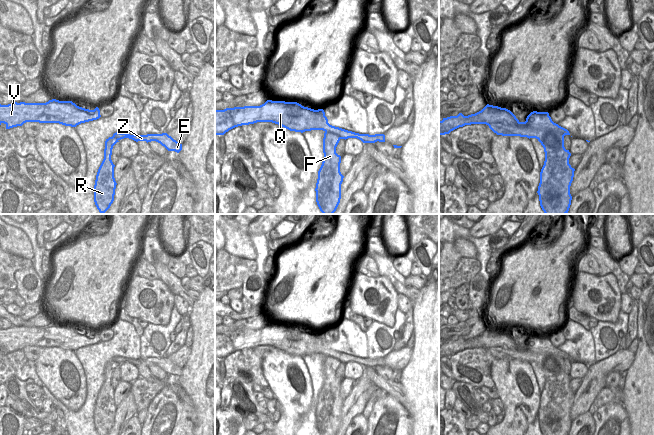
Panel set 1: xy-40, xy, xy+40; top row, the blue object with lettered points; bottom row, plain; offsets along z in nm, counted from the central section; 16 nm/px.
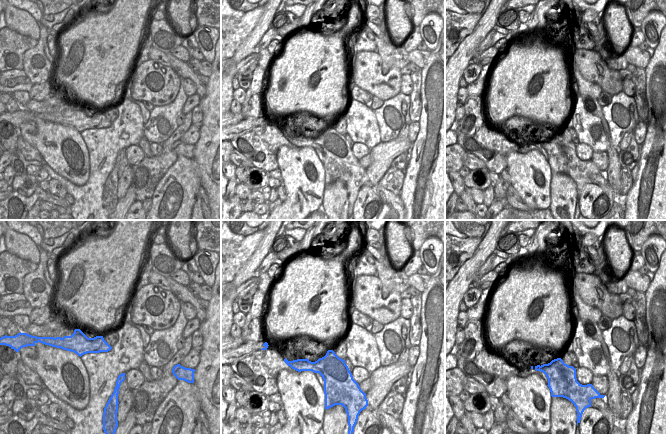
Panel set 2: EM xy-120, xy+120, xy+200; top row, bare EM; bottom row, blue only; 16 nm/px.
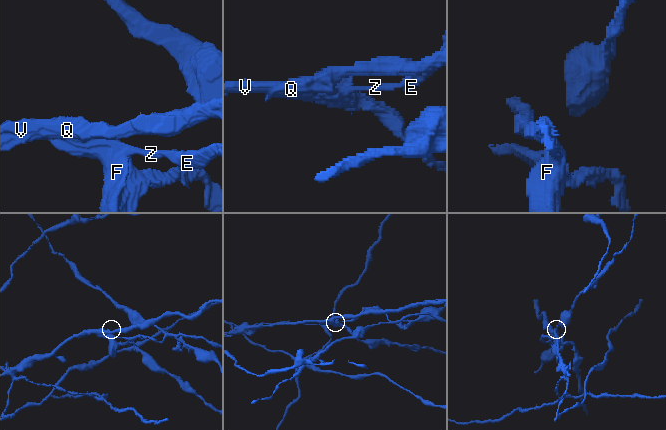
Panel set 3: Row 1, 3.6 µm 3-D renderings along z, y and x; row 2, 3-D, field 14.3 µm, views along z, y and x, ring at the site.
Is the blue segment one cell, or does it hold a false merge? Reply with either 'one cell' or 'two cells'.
two cells

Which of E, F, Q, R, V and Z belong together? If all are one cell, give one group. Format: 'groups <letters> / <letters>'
groups E Q V Z / F R

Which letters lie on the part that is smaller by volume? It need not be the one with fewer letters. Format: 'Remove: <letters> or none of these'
Remove: F, R

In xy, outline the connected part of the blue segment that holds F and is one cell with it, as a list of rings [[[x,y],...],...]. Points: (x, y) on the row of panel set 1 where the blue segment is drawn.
[[[324,133],[324,159],[318,171],[316,183],[316,202],[323,214],[333,214],[341,199],[341,184],[344,176],[340,172],[341,156],[336,153],[340,141],[336,134]]]

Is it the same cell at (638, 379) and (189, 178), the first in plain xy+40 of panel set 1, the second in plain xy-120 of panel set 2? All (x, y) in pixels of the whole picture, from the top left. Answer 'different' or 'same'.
different

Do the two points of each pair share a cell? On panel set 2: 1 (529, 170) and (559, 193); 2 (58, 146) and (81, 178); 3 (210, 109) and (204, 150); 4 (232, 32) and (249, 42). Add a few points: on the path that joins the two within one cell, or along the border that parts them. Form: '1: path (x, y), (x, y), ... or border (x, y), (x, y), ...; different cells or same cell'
1: border (552, 173), (550, 181), (550, 206), (548, 208); different cells
2: path (64, 156), (66, 160), (66, 173), (71, 175); same cell
3: path (210, 119), (210, 138), (208, 140); same cell
4: border (258, 20), (252, 31), (231, 57); different cells

